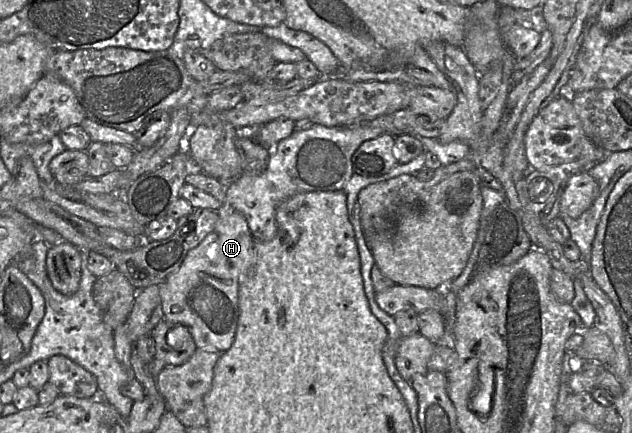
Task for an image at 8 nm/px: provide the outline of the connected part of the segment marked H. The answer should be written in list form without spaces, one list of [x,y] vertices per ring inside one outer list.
[[[222,206],[218,216],[214,230],[188,252],[180,267],[166,278],[159,289],[164,319],[187,327],[196,347],[208,352],[225,352],[233,344],[239,317],[239,286],[254,259],[254,238],[245,217],[226,206]]]

